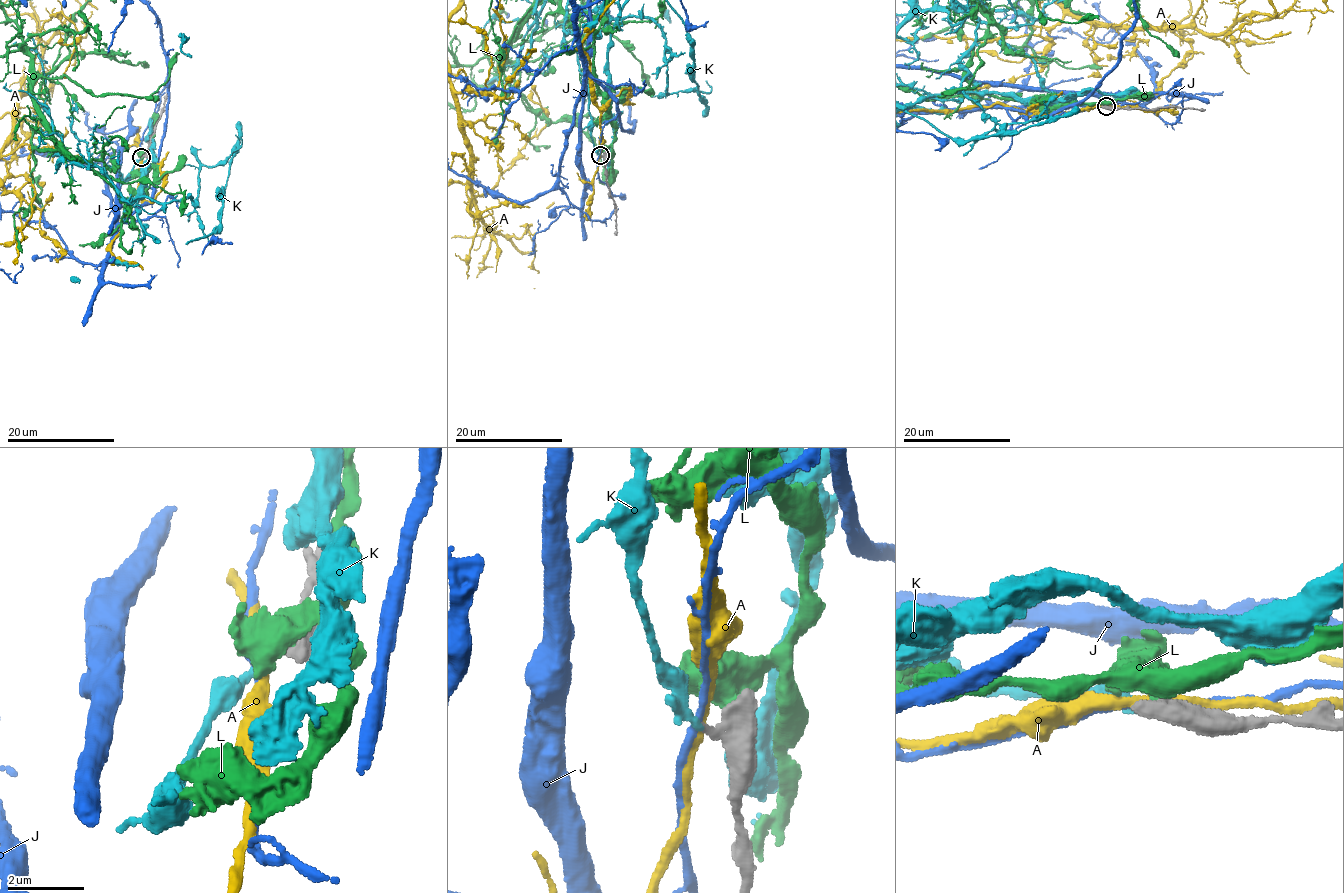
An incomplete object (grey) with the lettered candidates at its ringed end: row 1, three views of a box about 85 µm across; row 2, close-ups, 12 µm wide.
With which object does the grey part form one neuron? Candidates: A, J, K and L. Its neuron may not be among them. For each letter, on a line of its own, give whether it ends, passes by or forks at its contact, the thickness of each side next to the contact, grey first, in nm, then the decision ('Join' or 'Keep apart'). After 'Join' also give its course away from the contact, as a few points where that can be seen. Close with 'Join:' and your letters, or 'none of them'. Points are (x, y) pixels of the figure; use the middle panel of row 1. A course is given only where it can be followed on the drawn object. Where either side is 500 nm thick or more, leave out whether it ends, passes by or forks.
A: It passes by. Thickness 280 nm (grey) against 240 nm. Keep apart
J: It passes by. Thickness 220 nm (grey) against 180 nm. Keep apart
K: It ends there. Thickness 240 nm (grey) against 180 nm. Join
L: Thickness 600 nm (grey) against 650 nm. Keep apart
Join: K

